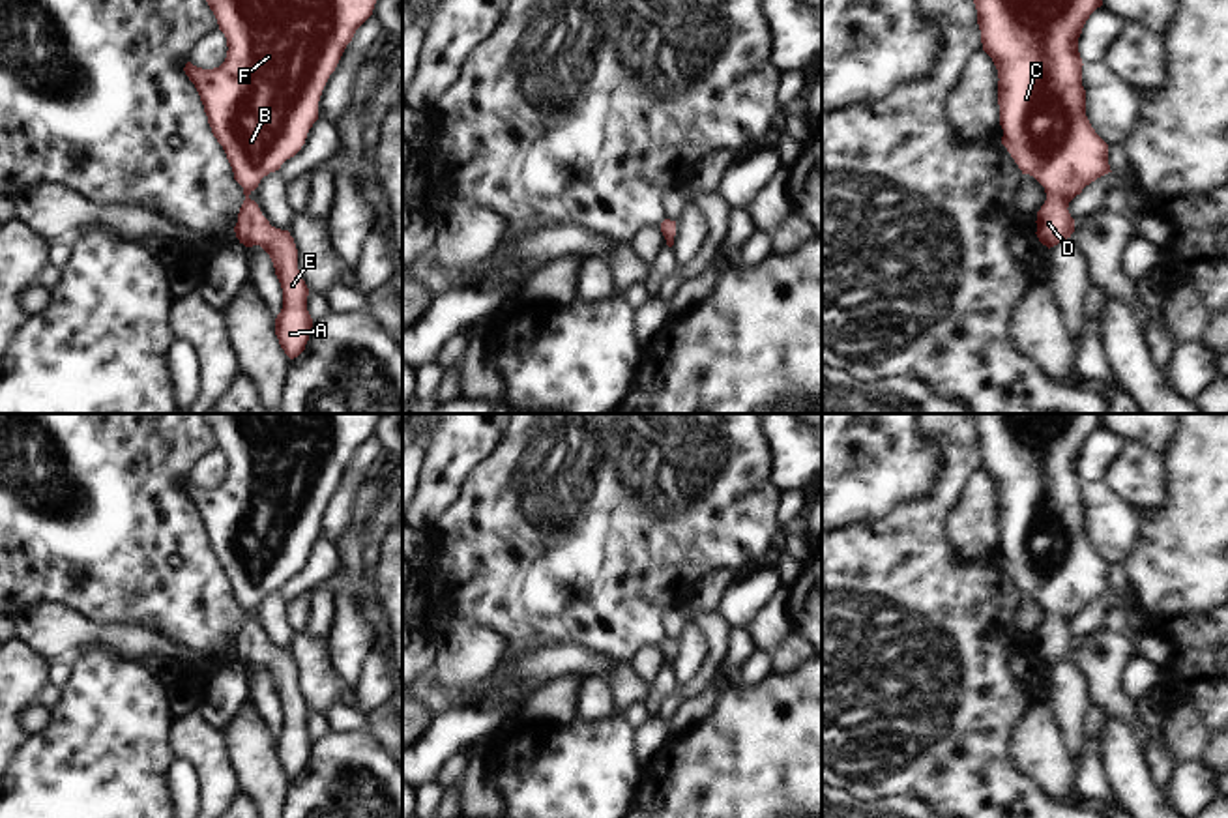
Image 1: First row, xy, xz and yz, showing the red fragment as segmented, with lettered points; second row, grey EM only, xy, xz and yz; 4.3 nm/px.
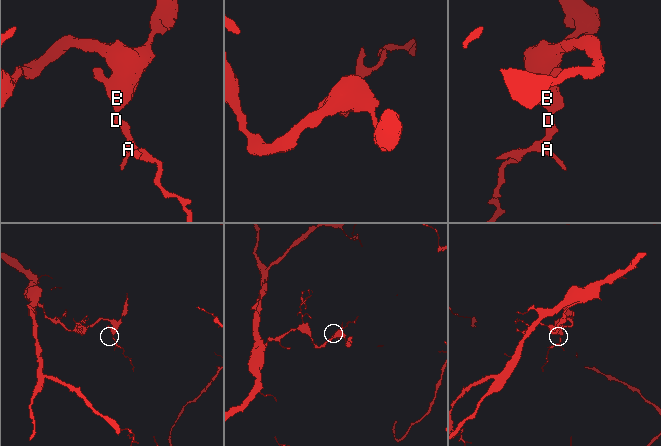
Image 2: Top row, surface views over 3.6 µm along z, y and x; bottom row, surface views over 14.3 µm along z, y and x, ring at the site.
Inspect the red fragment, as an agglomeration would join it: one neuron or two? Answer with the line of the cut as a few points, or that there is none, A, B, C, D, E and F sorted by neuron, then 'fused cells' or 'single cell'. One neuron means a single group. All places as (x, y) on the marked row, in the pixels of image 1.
cut none; groups A B C D E F; single cell

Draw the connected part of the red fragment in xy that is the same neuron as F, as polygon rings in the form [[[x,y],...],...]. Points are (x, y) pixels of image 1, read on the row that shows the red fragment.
[[[206,0],[213,11],[219,30],[227,37],[227,58],[219,67],[202,69],[185,64],[183,71],[195,84],[213,137],[223,146],[232,167],[234,180],[243,187],[245,200],[234,226],[236,238],[245,247],[260,245],[271,258],[275,275],[283,288],[283,309],[275,318],[275,335],[285,354],[298,358],[309,341],[313,318],[307,311],[309,288],[298,270],[298,249],[288,230],[270,225],[258,204],[249,195],[260,180],[294,157],[305,144],[307,133],[318,120],[322,90],[335,71],[346,45],[356,30],[373,15],[376,0]]]

